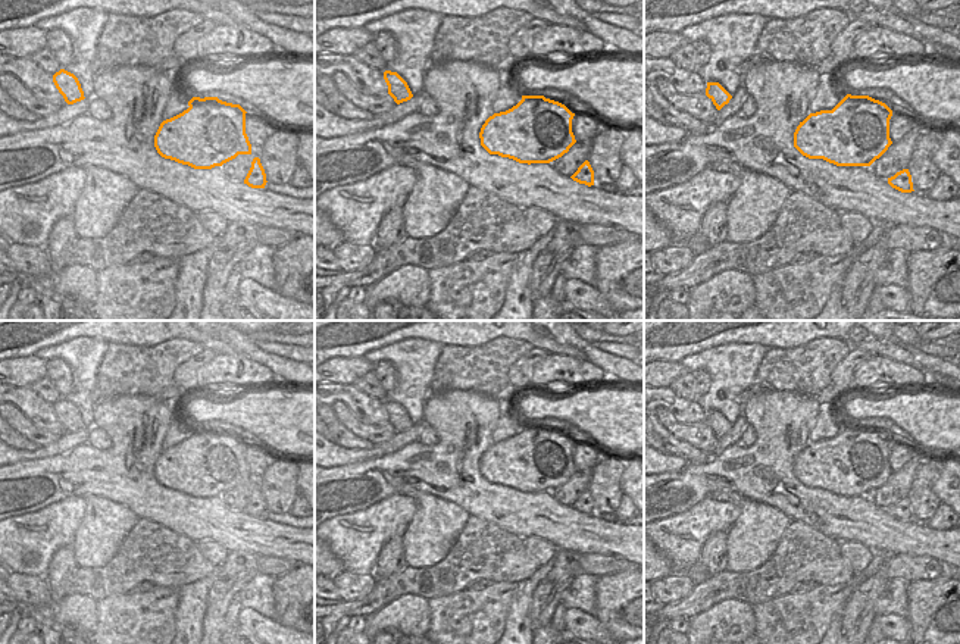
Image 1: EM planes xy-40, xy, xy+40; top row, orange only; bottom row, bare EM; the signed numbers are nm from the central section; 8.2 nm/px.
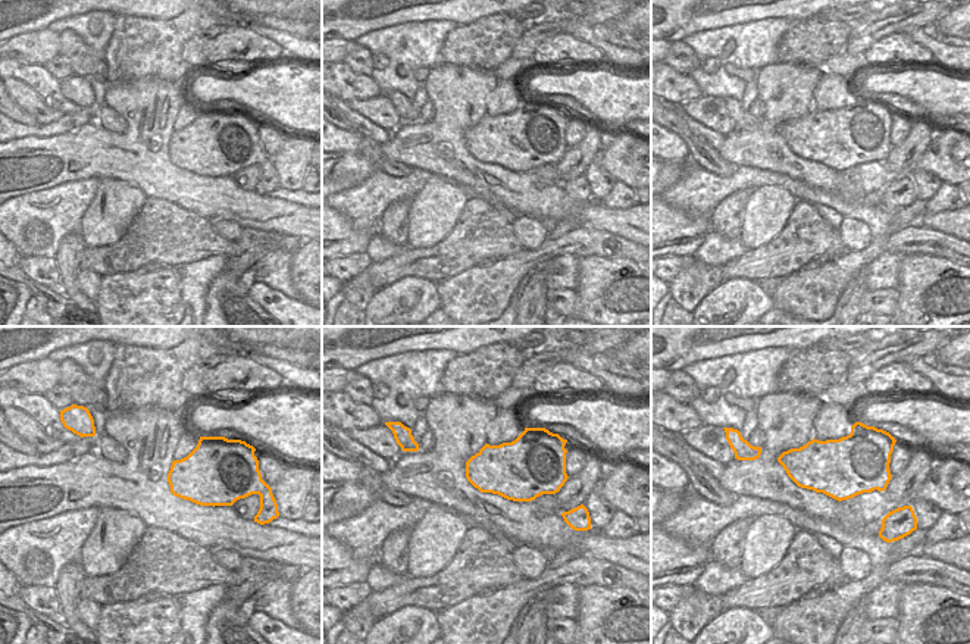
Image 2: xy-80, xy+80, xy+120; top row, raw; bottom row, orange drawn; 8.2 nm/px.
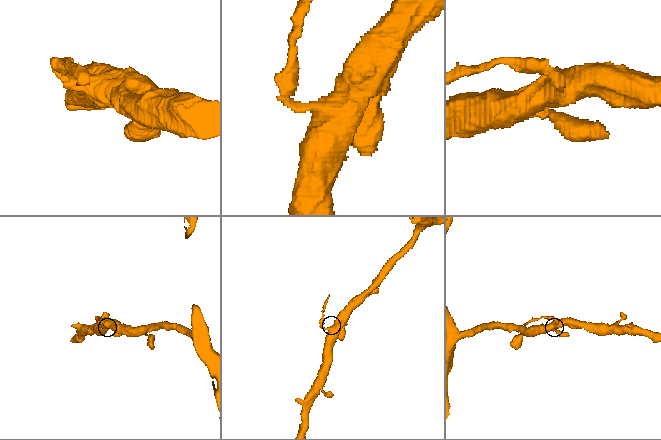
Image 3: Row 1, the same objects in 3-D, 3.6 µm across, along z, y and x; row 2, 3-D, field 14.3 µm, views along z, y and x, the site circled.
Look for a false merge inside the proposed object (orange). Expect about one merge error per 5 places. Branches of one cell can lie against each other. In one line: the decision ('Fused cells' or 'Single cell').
Fused cells.

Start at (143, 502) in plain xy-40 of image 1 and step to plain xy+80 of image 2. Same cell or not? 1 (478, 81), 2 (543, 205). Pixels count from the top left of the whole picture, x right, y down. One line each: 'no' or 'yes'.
1: yes
2: yes

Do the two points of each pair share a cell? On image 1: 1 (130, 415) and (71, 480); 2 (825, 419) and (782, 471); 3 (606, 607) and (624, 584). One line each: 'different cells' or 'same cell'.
1: same cell
2: different cells
3: same cell

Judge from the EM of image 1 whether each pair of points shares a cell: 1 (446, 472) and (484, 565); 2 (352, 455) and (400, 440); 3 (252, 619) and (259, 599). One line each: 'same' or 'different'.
1: different
2: same
3: different

